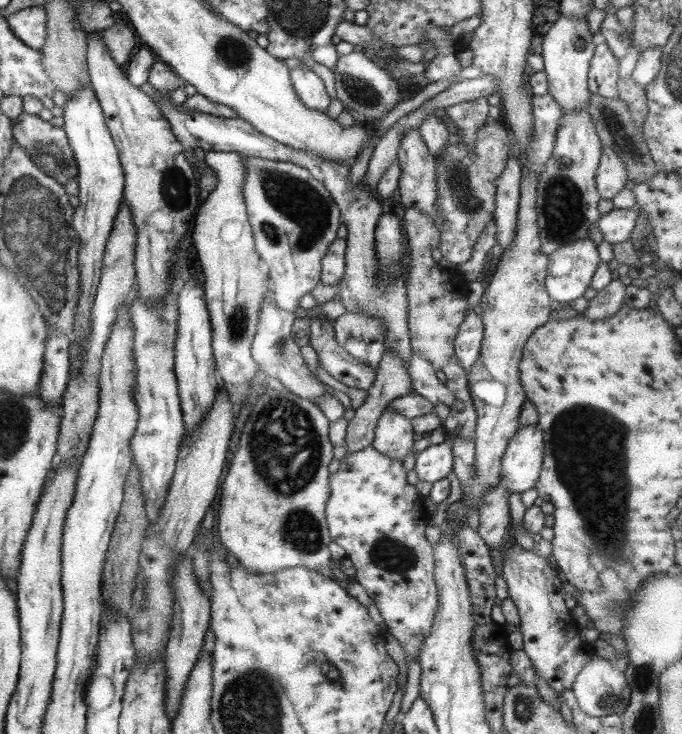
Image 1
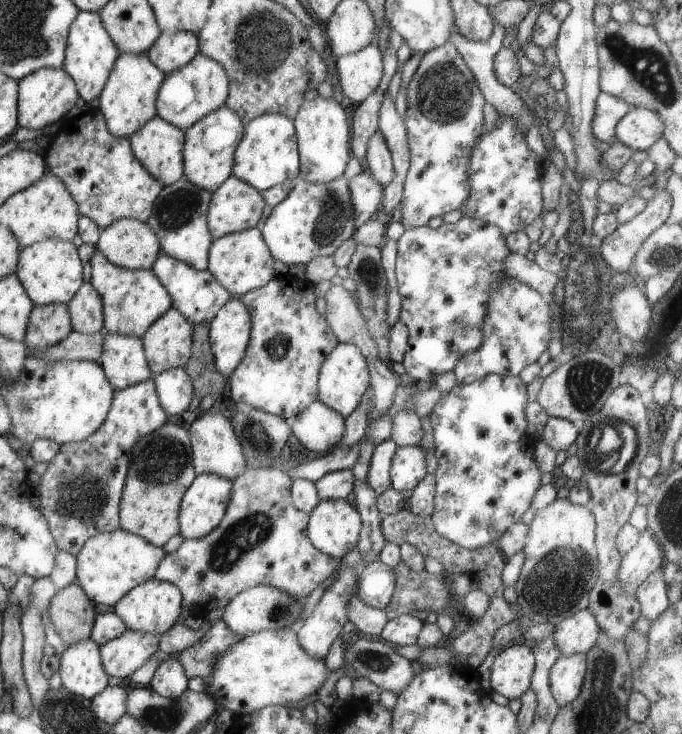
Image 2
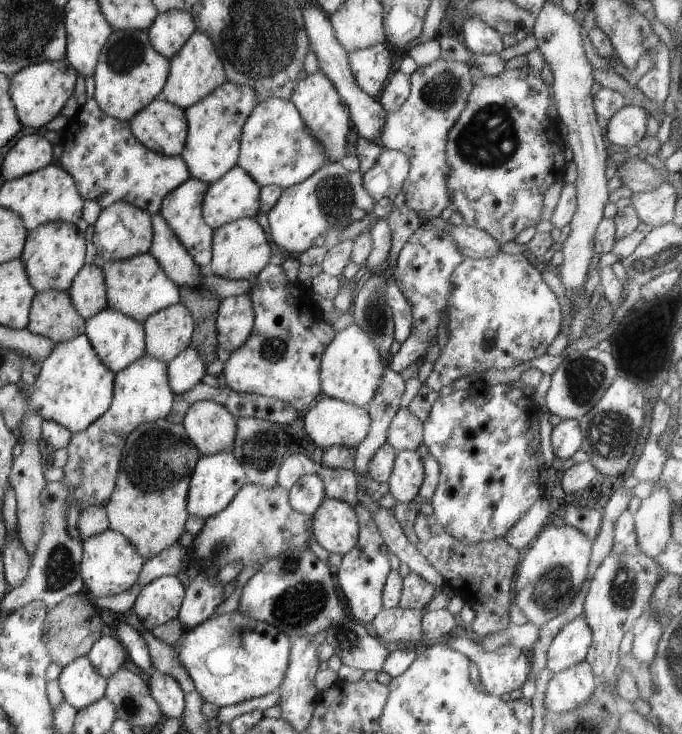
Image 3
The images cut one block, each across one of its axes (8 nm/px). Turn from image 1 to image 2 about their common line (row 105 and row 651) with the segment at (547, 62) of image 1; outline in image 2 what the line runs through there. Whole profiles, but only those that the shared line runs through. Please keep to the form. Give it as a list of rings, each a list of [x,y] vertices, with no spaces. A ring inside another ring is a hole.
[[[585,608],[554,624],[550,636],[560,656],[571,656],[586,653],[593,646],[599,632],[595,616]]]

